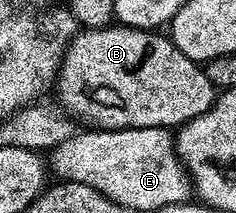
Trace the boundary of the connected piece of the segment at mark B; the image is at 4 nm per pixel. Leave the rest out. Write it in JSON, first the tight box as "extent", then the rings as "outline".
{"extent":[57,24,216,130],"outline":[[[111,24],[105,28],[86,28],[75,34],[62,67],[58,69],[57,105],[79,123],[99,130],[131,130],[132,128],[177,128],[188,120],[214,107],[216,88],[208,80],[205,69],[192,61],[165,33],[134,30],[130,26]]]}

